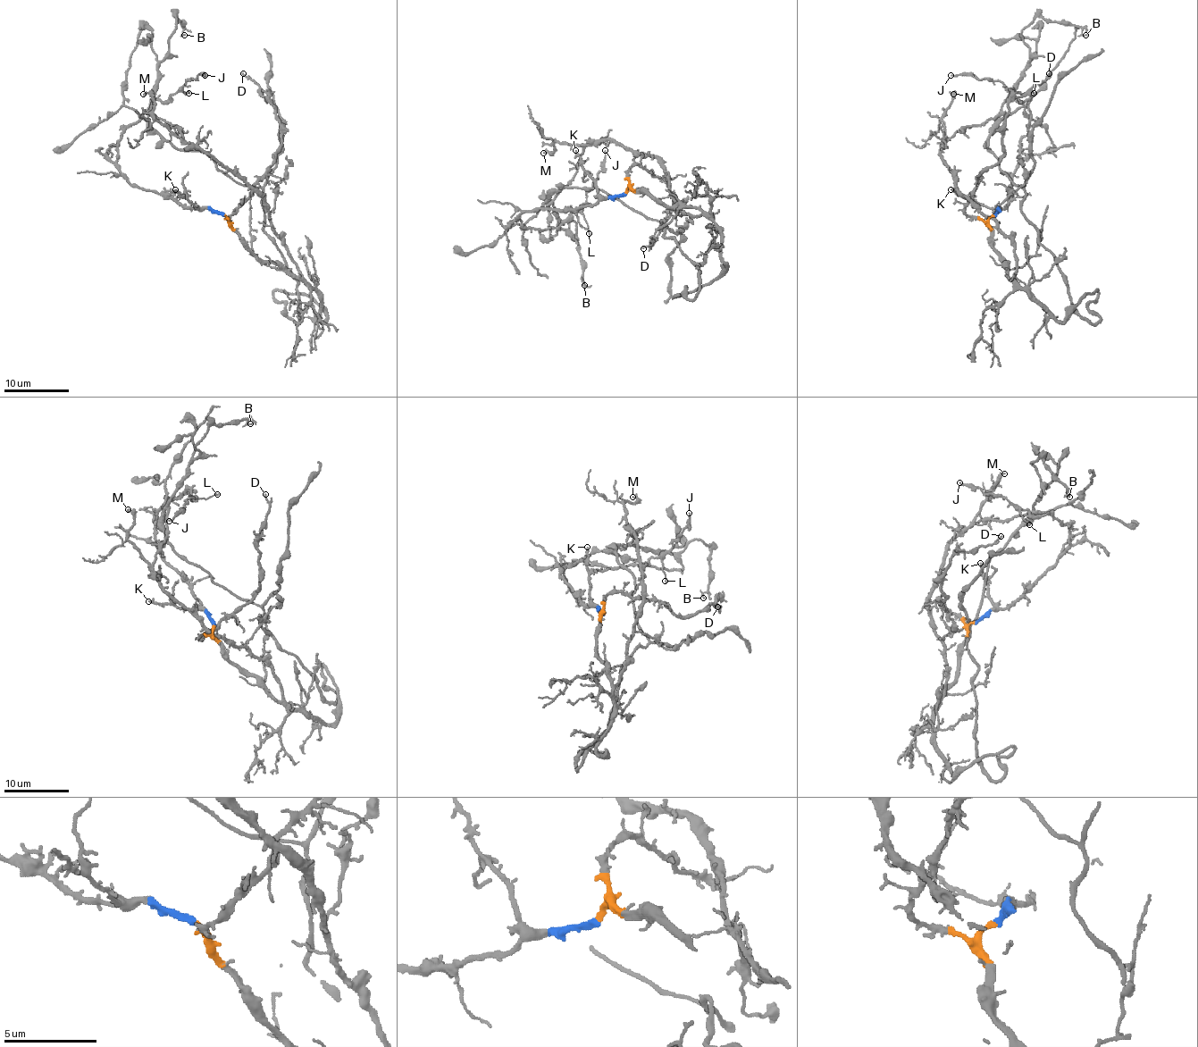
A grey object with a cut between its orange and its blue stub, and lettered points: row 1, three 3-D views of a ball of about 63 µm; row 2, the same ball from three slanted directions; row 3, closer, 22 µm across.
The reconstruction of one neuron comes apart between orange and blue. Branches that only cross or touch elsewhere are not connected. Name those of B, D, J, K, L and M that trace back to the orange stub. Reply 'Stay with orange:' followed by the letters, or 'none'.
Stay with orange: B, D, M

